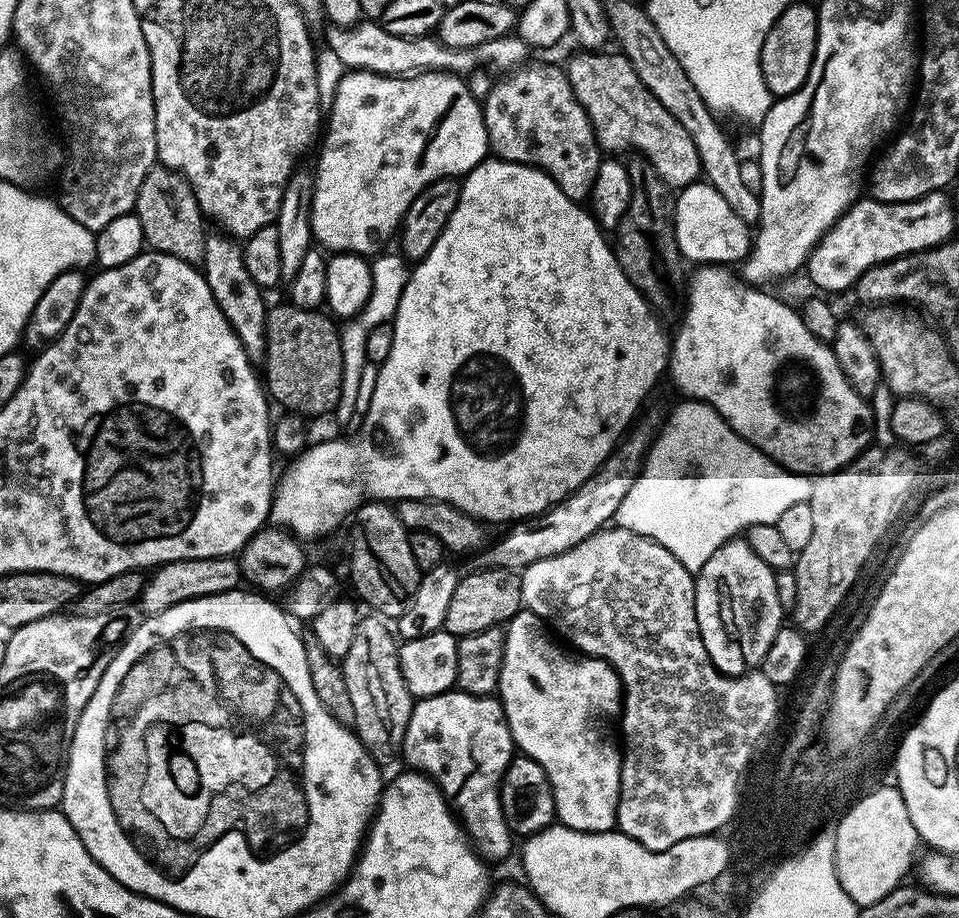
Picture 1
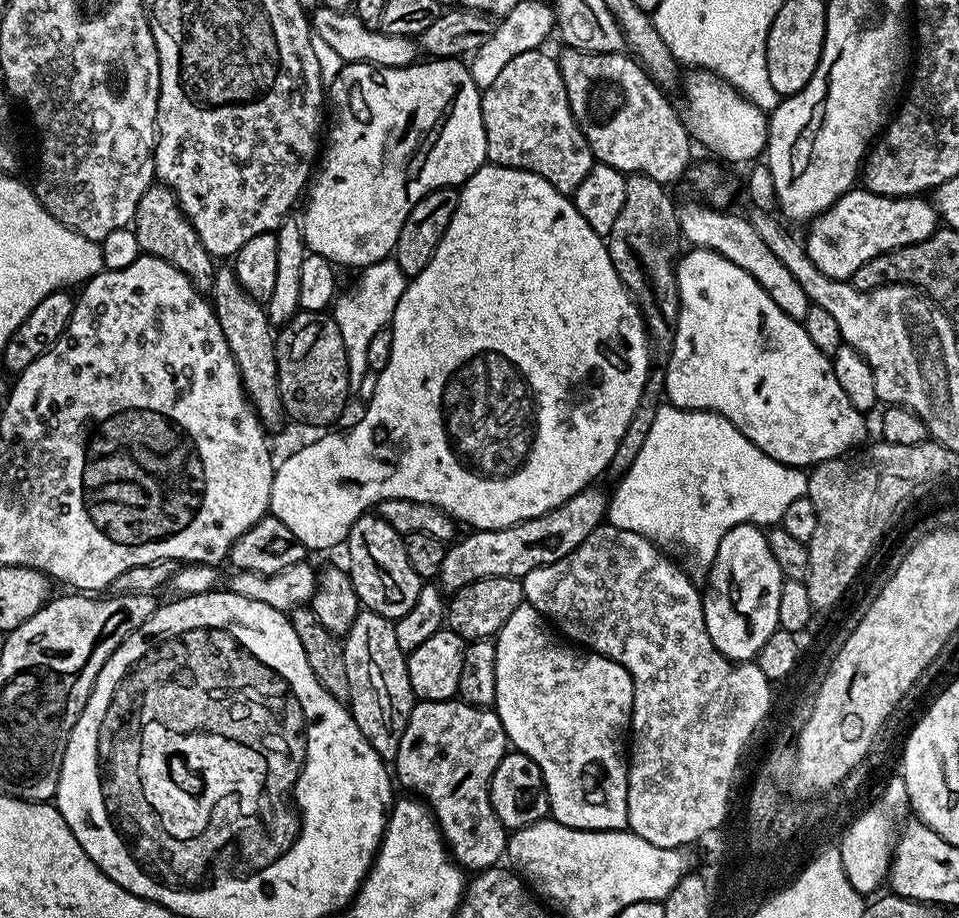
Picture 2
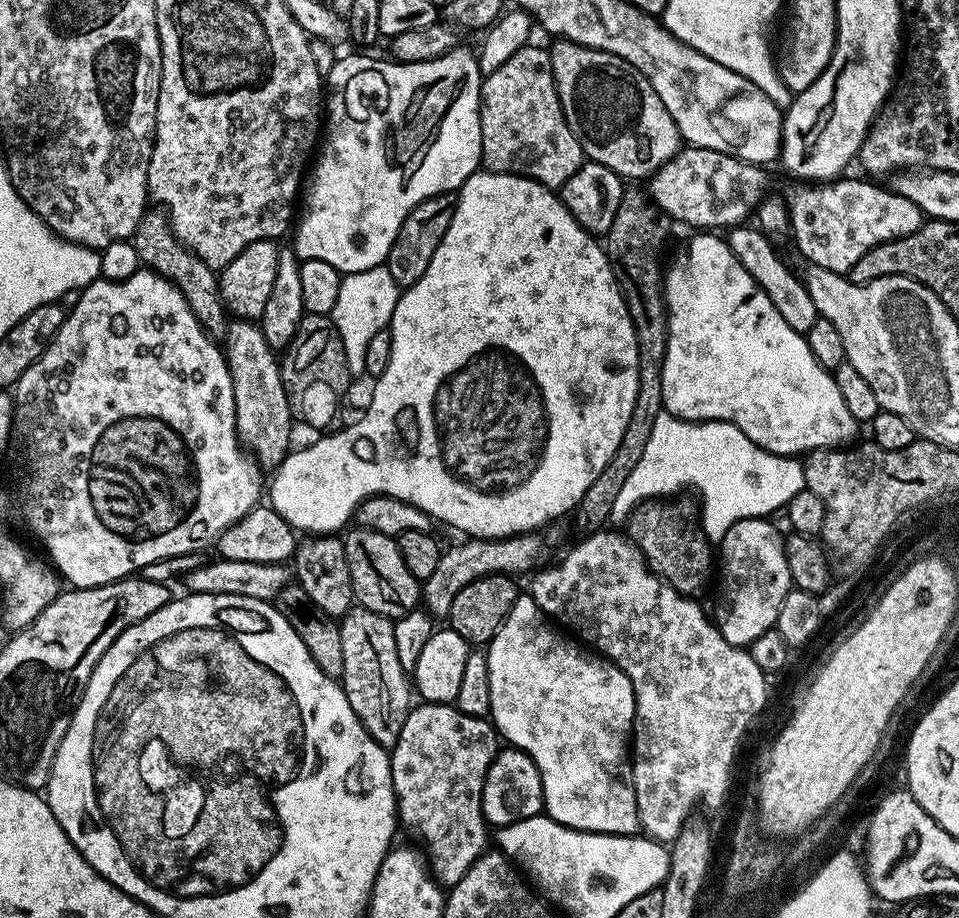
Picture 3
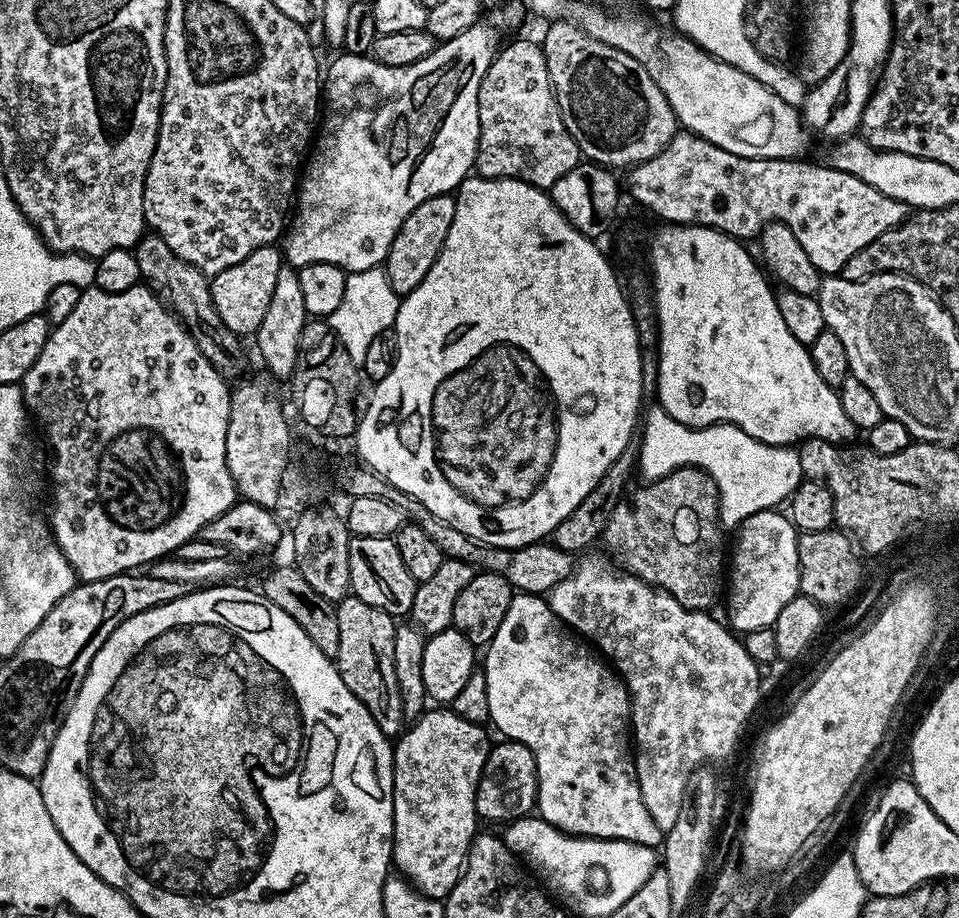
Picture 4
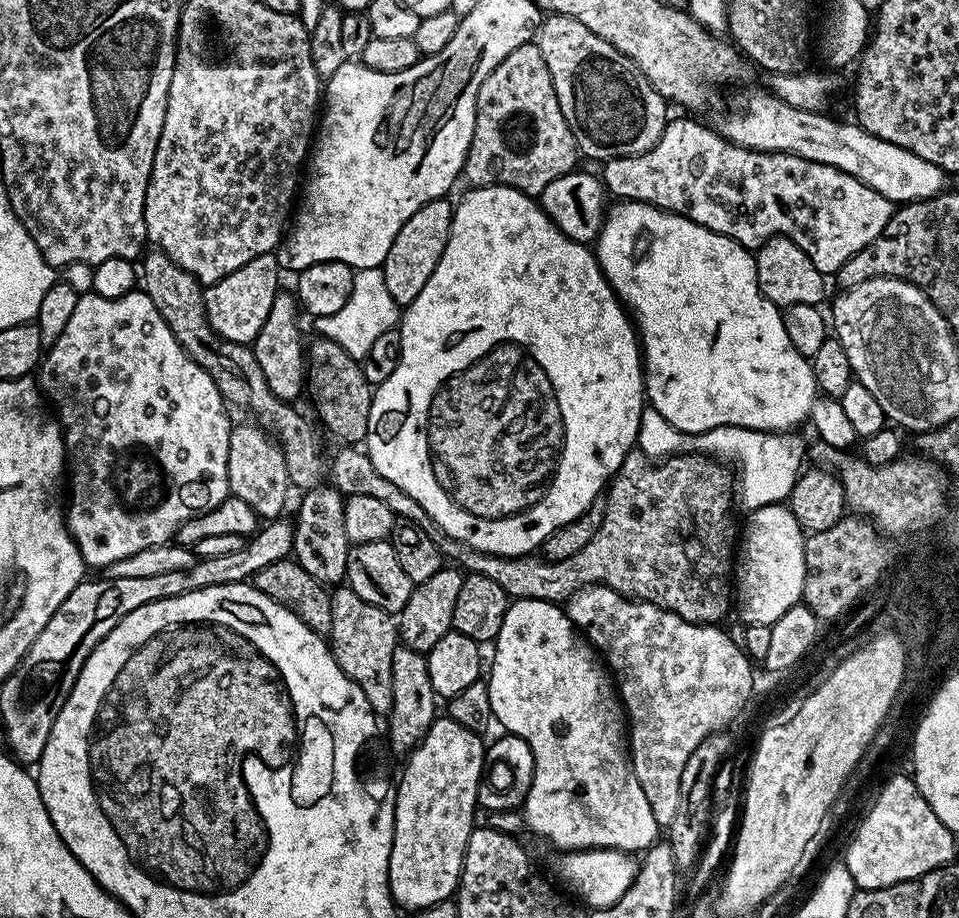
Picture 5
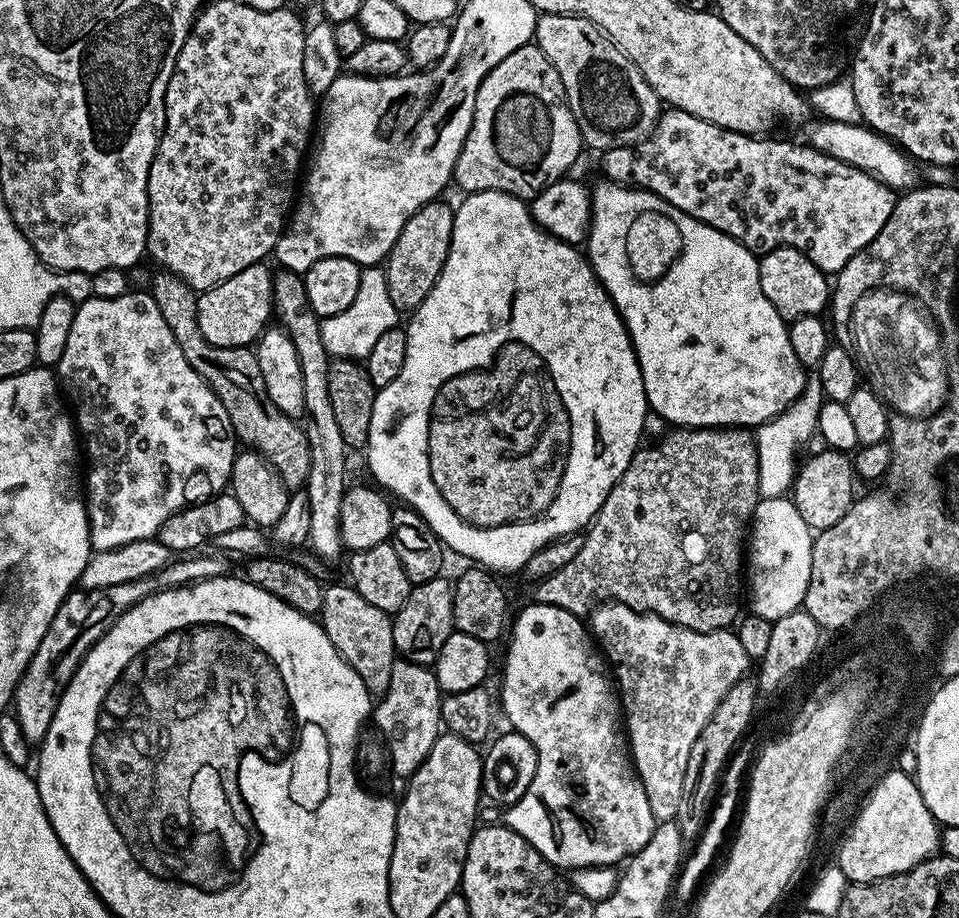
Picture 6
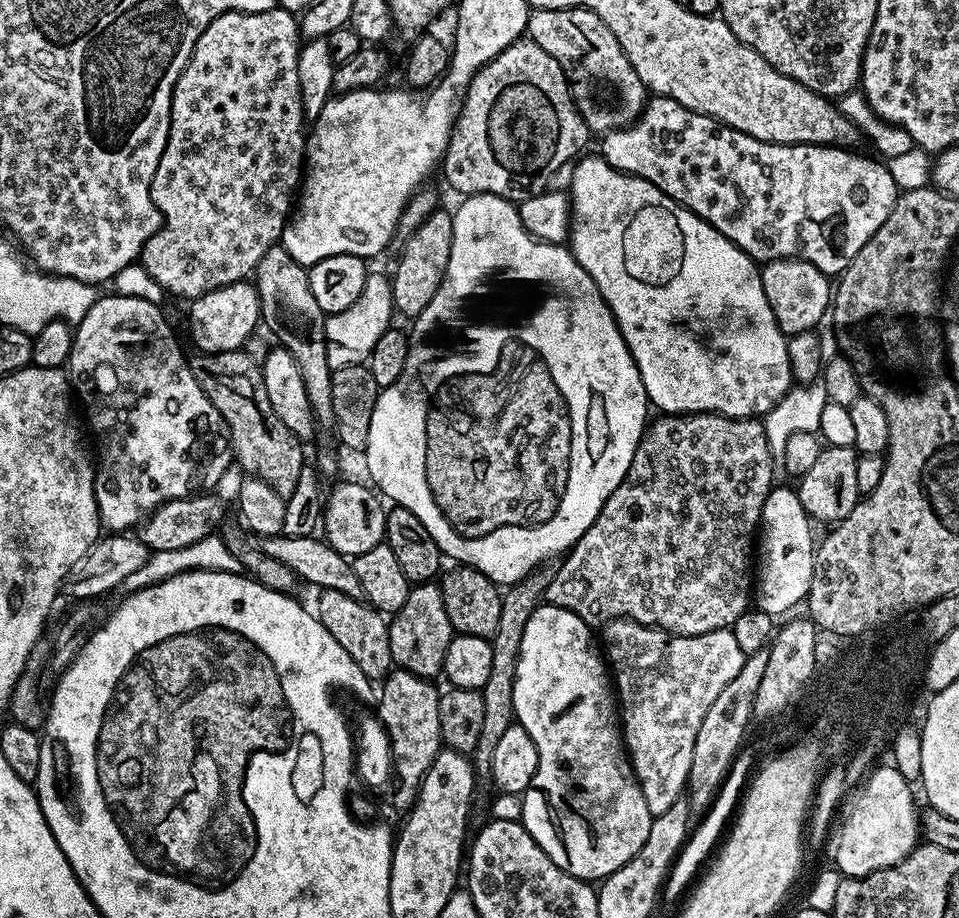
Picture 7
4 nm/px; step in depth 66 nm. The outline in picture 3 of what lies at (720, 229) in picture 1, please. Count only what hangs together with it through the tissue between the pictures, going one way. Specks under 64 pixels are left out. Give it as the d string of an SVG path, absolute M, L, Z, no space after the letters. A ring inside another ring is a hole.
M749 225L737 226L729 231L727 242L731 246L732 253L741 262L744 269L758 282L770 302L774 303L778 314L789 323L790 328L795 332L807 335L807 332L814 326L814 322L820 318L817 307L809 291L806 290L803 281L784 264L778 256L773 241L760 229Z

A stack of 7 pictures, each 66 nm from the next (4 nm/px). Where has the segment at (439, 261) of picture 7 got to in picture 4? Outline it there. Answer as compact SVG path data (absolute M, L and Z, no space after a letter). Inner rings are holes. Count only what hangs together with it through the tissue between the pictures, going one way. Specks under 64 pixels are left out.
M452 194L426 198L426 202L410 210L398 234L394 234L394 242L390 242L390 250L386 254L382 267L397 296L403 298L411 294L420 285L422 278L430 274L430 266L434 266L446 242L446 234L450 234L450 222L454 222L455 205L456 198Z

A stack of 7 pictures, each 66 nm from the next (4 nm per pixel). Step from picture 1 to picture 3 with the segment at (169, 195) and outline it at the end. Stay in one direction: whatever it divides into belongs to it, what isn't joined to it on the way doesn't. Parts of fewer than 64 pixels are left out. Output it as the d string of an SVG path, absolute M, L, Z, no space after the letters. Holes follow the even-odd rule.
M145 211L144 217L140 219L132 235L131 242L141 265L149 272L156 272L159 276L165 276L180 291L182 298L186 298L190 310L194 310L198 322L209 336L213 338L223 337L230 320L226 315L224 301L220 298L217 269L206 266L206 262L202 262L202 258L198 258L198 254L190 251L172 233L168 217L163 211L155 211Z

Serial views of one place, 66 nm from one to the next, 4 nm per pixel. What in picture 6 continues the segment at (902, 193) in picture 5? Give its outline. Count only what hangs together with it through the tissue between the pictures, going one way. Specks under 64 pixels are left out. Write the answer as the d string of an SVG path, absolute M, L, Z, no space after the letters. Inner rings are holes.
M824 120L819 123L813 126L812 133L806 137L811 147L825 152L827 156L838 158L858 170L870 173L876 180L882 181L886 187L893 190L911 190L917 187L917 165L913 163L907 152L901 150L891 140L879 136L863 123L843 124L833 120Z

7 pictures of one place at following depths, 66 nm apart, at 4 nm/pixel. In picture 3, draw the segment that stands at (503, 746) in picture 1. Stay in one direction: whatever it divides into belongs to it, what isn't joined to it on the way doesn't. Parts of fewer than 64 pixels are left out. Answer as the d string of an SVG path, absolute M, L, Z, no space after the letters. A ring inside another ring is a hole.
M420 702L417 705L417 708L415 705L409 711L402 726L402 734L398 734L398 742L390 750L398 820L424 843L423 851L426 853L432 875L441 885L451 886L461 880L466 870L474 866L474 862L490 844L490 836L484 833L484 815L477 809L480 807L479 792L498 751L498 733L491 719L471 716L452 704Z

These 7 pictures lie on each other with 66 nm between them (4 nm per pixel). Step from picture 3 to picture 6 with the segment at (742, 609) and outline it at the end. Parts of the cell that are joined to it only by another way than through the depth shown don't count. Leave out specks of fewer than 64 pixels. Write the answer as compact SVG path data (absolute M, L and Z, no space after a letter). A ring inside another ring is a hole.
M761 497L746 552L746 580L750 582L751 613L776 621L799 609L813 565L814 534L789 497Z

